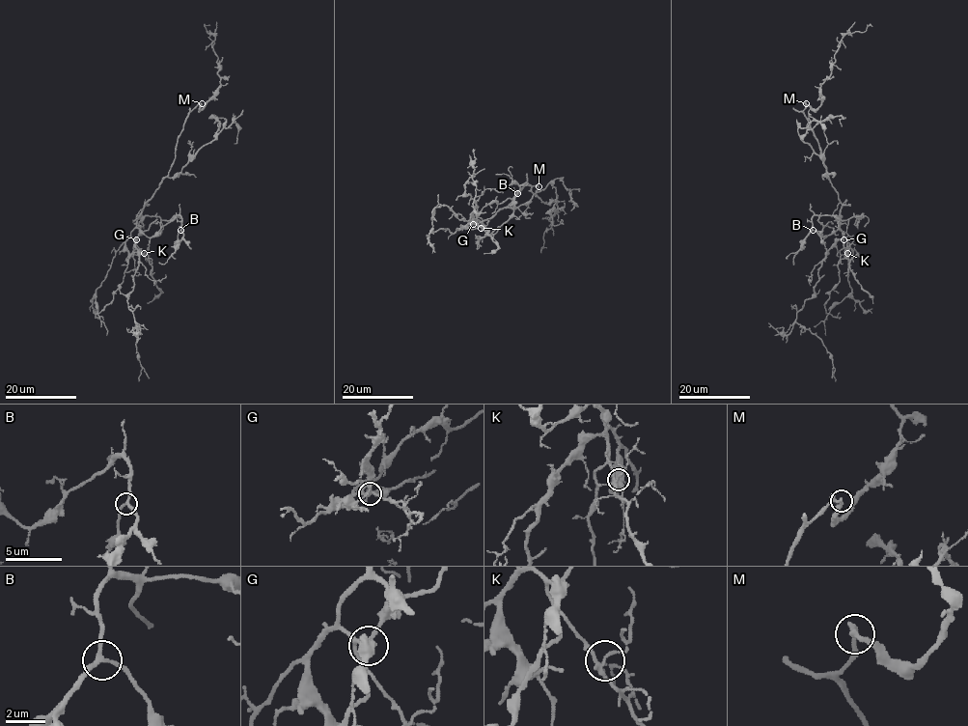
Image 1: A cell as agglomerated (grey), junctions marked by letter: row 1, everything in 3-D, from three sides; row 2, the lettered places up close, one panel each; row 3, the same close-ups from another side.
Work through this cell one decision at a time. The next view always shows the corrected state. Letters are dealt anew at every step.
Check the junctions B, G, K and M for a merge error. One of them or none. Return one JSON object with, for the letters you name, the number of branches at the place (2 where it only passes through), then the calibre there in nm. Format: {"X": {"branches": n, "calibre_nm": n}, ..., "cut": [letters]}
{"cut": []}

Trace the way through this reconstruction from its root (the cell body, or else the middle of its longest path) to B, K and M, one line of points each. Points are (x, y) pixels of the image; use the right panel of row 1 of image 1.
B: (834, 188), (842, 204), (840, 226), (824, 237), (823, 226), (817, 221), (818, 216), (815, 215), (813, 230)
K: (834, 188), (842, 204), (840, 230), (847, 253)
M: (834, 188), (826, 175), (817, 139), (803, 112), (805, 104)

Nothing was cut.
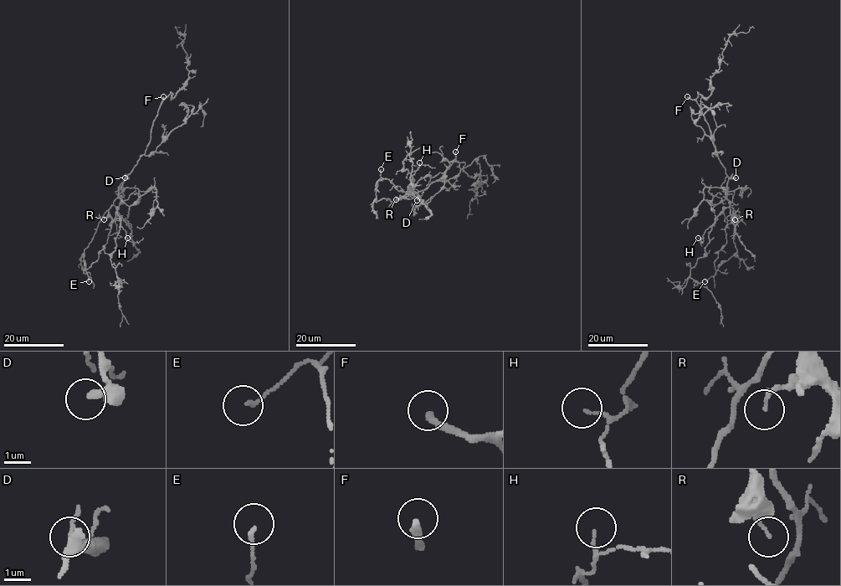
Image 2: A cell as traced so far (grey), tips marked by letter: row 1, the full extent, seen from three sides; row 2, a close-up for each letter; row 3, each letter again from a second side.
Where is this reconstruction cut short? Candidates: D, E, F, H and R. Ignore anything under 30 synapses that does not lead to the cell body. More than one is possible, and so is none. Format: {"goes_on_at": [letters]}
{"goes_on_at": ["F"]}

